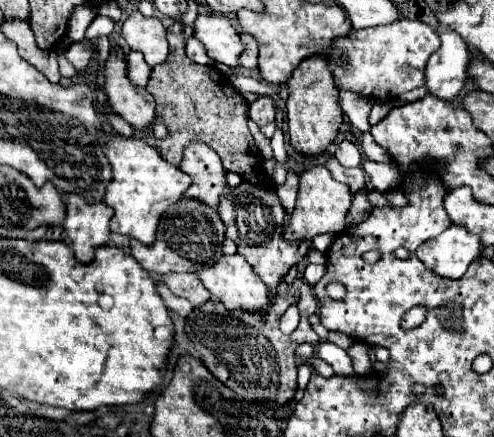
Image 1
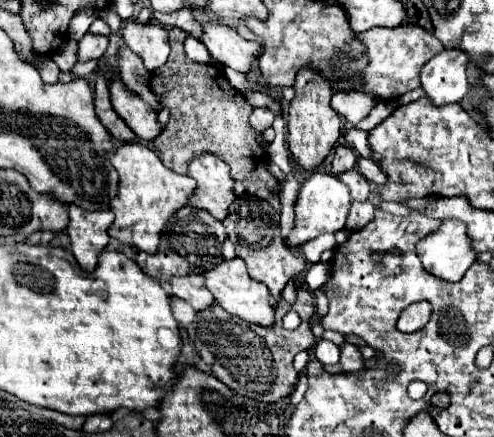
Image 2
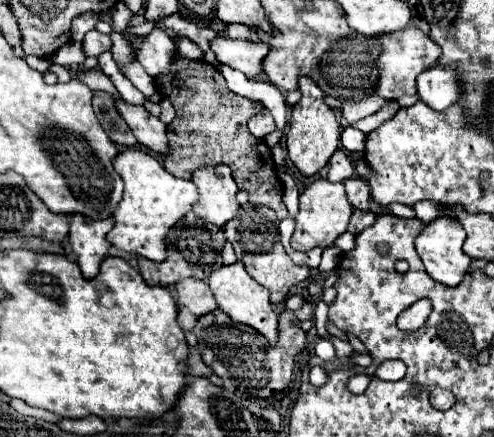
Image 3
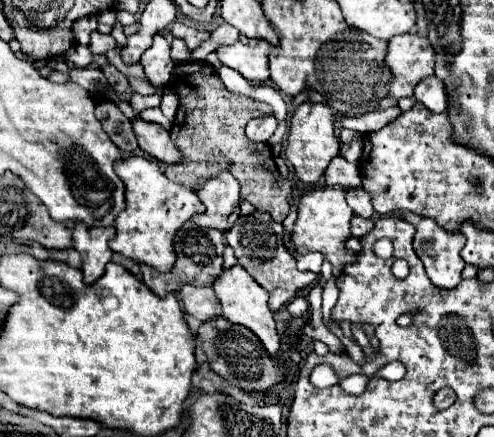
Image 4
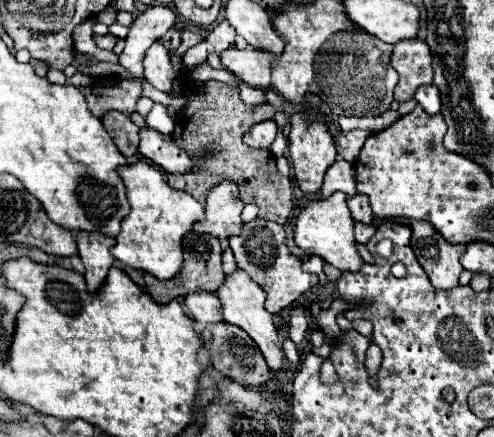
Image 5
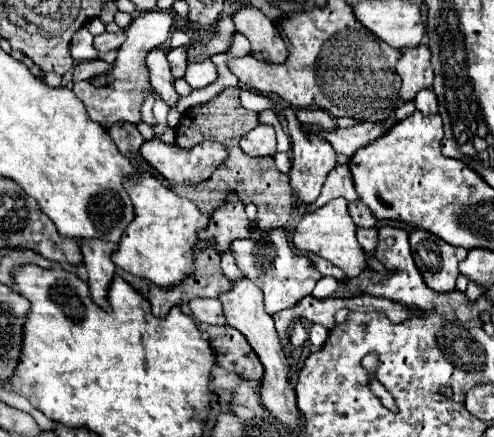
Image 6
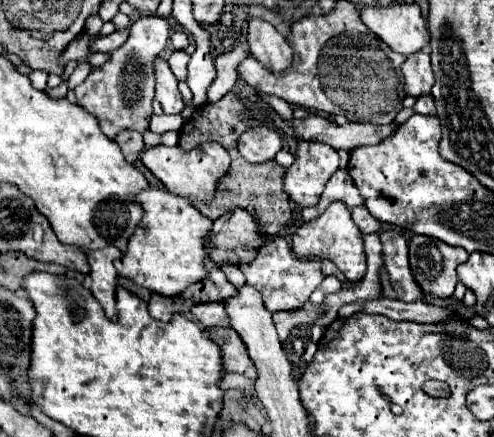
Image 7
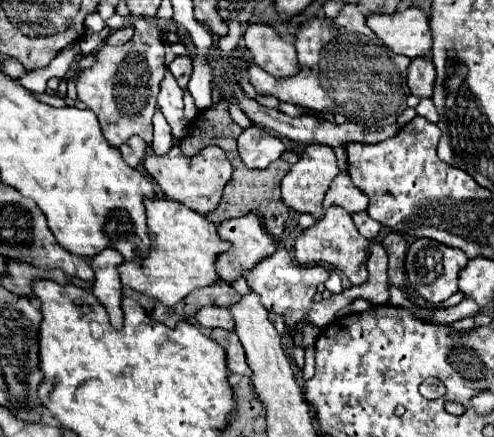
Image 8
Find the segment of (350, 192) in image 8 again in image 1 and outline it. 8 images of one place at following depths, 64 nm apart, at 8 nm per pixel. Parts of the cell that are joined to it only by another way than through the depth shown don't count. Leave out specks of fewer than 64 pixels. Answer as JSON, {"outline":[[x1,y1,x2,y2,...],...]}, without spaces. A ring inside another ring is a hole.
{"outline":[[342,140,338,146,336,146,336,152,334,152,336,160,346,166,346,168,352,168,352,166,360,166,362,164,362,154,358,150,356,144,348,142,348,140]]}

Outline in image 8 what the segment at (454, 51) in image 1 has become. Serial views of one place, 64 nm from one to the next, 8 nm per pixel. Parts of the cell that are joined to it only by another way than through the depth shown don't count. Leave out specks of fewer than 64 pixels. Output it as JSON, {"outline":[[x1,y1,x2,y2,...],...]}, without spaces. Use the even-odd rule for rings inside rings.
{"outline":[[430,98,428,100,420,100,420,104,416,106,416,112,418,112,418,116,426,118,428,122,434,122,434,124,438,122,438,114,436,114,436,108,434,108]]}

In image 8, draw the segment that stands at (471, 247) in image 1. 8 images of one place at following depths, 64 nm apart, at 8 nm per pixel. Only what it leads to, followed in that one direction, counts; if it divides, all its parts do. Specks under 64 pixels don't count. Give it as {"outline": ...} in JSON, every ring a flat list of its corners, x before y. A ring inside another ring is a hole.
{"outline":[[420,238,414,240,406,252,404,268,406,268,406,280,412,286,412,290,422,296,426,302,438,304,448,300,452,294,458,292,458,272,468,264,468,258,458,248,444,246,440,242]]}

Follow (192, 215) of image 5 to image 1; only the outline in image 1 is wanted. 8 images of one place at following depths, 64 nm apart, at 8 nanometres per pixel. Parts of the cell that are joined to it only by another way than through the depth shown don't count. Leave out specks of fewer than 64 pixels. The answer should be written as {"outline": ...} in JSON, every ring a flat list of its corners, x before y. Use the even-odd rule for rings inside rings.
{"outline":[[100,132,100,140,104,146,104,154,112,164,112,184,108,184,106,204,114,210,114,218,110,220,110,232,124,234,140,240,144,246,154,244,158,222,166,208,178,202,184,192,190,188,192,178,184,174,180,168,168,164,160,152,140,138,124,138,118,134]]}

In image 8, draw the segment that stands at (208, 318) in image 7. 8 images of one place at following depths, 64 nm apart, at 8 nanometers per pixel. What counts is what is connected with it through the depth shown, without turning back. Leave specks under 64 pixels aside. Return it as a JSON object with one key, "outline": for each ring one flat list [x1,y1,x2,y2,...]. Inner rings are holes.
{"outline":[[200,308,200,312,196,314,196,320,204,328,234,330,234,318,226,308]]}

